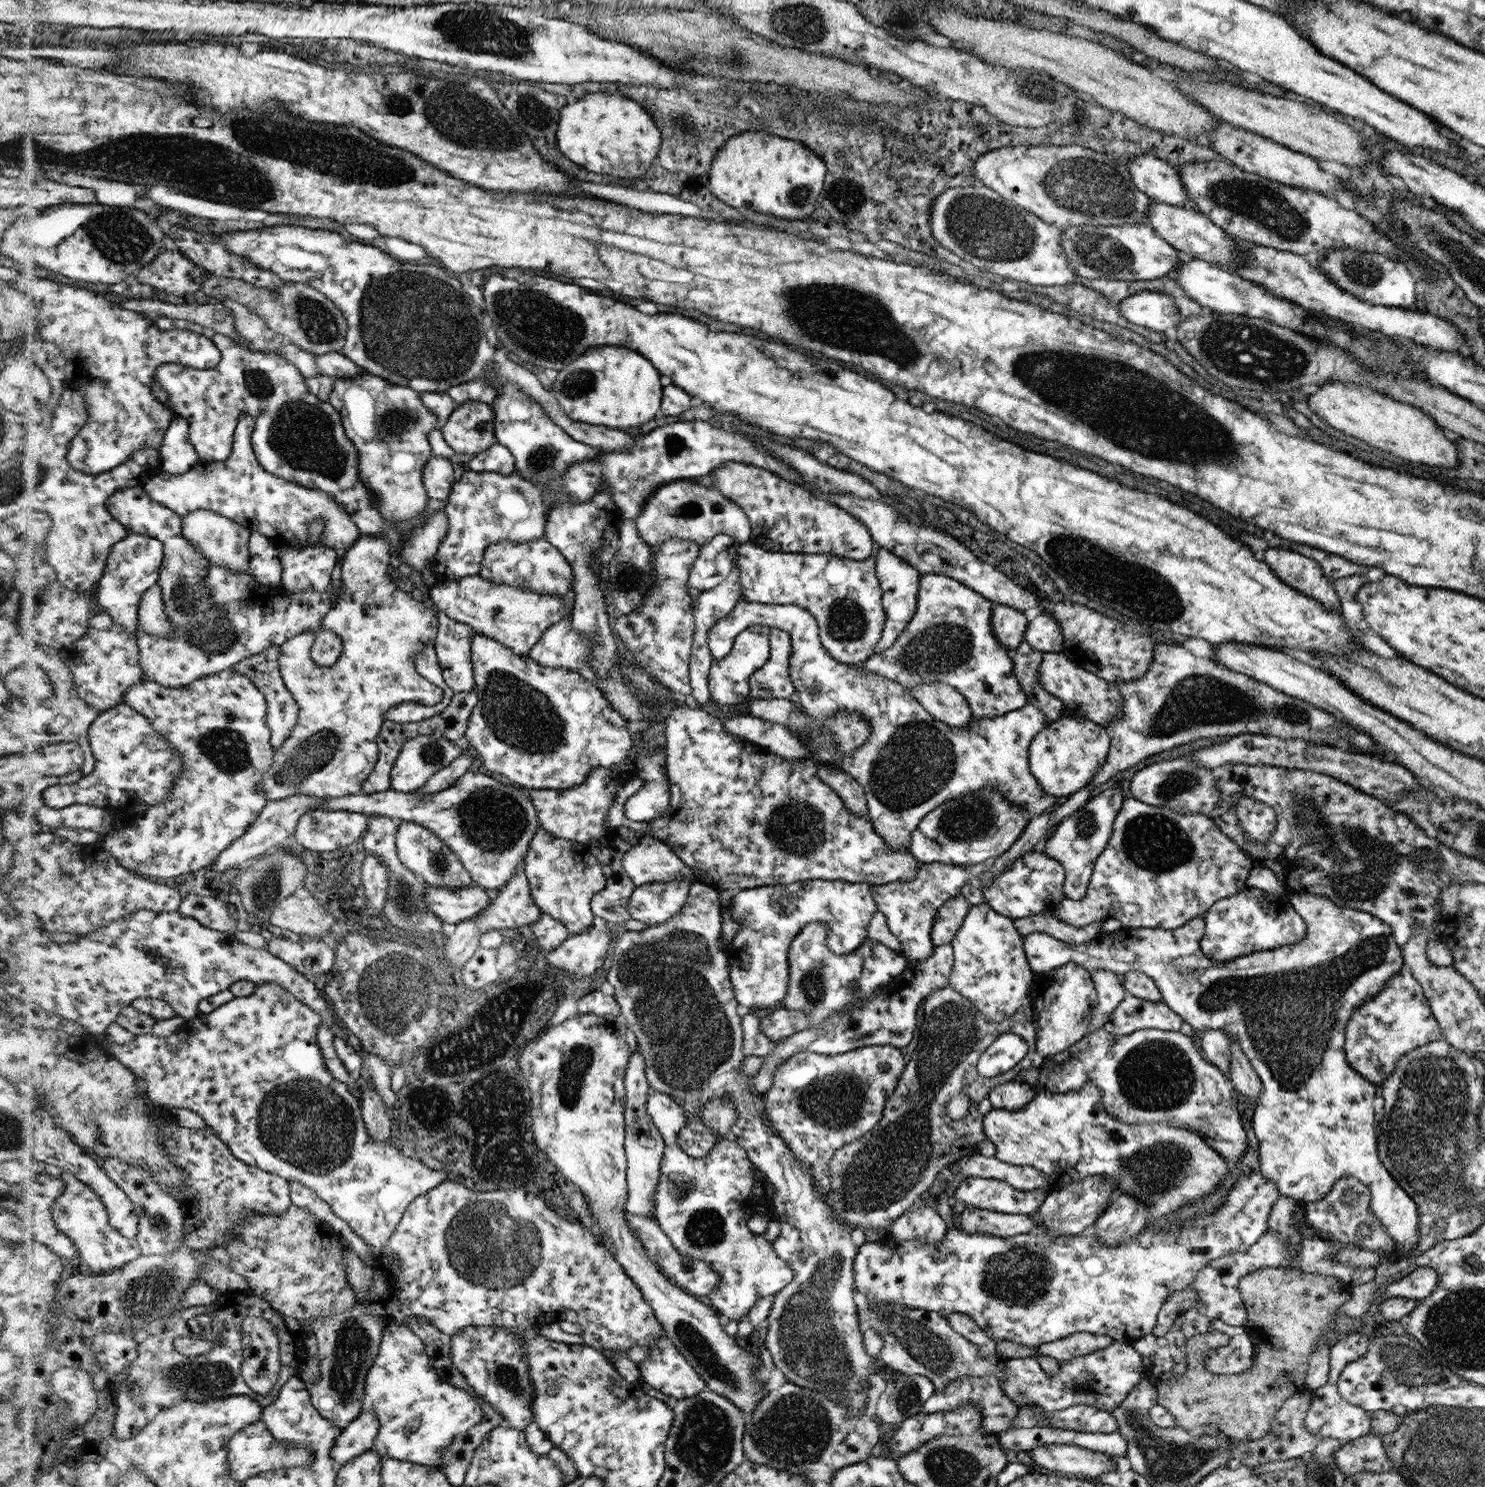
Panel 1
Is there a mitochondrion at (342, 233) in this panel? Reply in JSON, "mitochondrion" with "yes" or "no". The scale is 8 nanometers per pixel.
{"mitochondrion":"no"}

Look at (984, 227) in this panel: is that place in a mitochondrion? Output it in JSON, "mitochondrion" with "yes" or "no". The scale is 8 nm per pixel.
{"mitochondrion":"yes"}

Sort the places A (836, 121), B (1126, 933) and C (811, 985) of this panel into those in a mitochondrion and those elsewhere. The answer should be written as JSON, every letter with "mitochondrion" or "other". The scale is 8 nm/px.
{"A":"other","B":"other","C":"mitochondrion"}

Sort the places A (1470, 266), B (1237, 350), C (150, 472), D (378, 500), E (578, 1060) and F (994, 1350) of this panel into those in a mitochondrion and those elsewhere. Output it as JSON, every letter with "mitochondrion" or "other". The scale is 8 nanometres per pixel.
{"A":"mitochondrion","B":"mitochondrion","C":"other","D":"other","E":"mitochondrion","F":"other"}

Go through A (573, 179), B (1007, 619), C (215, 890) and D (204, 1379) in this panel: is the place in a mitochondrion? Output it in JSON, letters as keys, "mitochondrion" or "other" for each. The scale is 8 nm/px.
{"A":"other","B":"other","C":"other","D":"mitochondrion"}

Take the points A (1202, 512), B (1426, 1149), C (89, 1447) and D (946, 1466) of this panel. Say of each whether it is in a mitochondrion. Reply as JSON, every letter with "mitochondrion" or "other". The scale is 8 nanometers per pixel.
{"A":"other","B":"mitochondrion","C":"other","D":"mitochondrion"}

